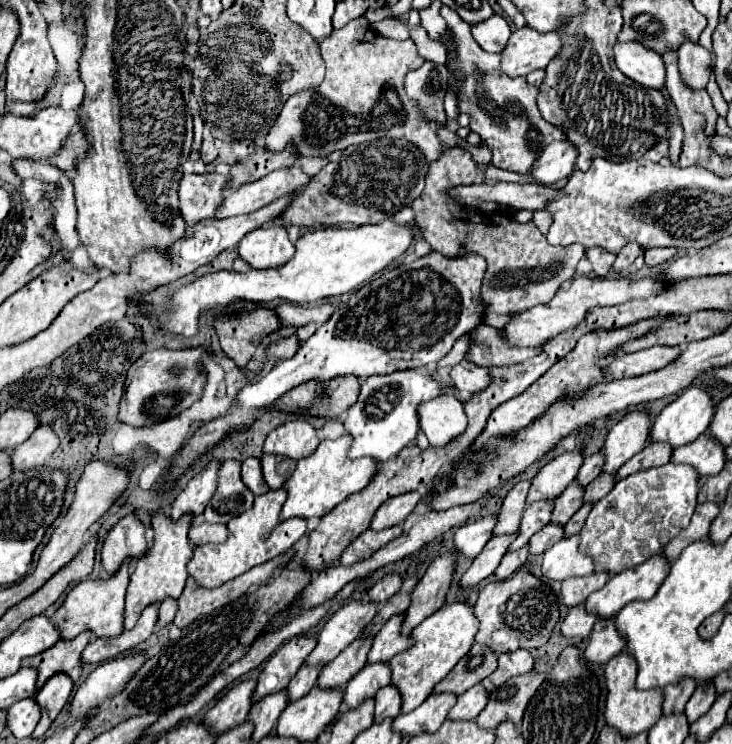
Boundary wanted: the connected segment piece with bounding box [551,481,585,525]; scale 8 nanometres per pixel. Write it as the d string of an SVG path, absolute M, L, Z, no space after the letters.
M571 481L567 485L567 489L557 497L551 521L559 523L559 525L565 525L579 511L579 507L583 505L583 493L585 493L585 489L575 485L575 481Z

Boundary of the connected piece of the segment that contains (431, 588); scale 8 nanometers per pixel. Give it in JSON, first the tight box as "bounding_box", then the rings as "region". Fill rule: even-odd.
{"bounding_box":[403,553,455,635],"region":[[[443,553],[439,555],[421,577],[417,587],[411,593],[411,607],[405,613],[403,621],[403,635],[409,635],[413,627],[417,627],[427,615],[433,615],[447,597],[455,573],[455,555]]]}

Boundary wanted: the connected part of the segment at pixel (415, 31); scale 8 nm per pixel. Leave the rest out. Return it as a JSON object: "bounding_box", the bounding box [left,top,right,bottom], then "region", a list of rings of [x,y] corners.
{"bounding_box":[411,27,447,63],"region":[[[413,27],[411,29],[411,39],[415,41],[415,45],[417,45],[419,53],[423,55],[423,59],[433,61],[433,63],[445,63],[447,61],[447,51],[445,51],[443,43],[431,41],[423,27]]]}

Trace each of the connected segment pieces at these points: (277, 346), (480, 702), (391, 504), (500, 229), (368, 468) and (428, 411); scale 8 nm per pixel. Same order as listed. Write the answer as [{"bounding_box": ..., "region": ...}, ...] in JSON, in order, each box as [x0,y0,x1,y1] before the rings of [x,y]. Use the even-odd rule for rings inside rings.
[{"bounding_box":[267,337,299,359],"region":[[[287,337],[283,341],[277,341],[273,343],[269,349],[267,349],[267,357],[275,357],[275,359],[283,359],[283,357],[291,357],[295,351],[299,349],[299,341],[297,337]]]},{"bounding_box":[449,683,489,721],"region":[[[477,683],[469,691],[457,697],[455,707],[449,711],[449,717],[459,719],[459,721],[473,721],[483,711],[487,701],[489,701],[487,689],[483,689],[483,685]]]},{"bounding_box":[371,491,421,529],"region":[[[417,491],[391,497],[377,509],[377,513],[371,521],[371,529],[387,529],[397,523],[403,523],[405,517],[415,509],[415,505],[419,501],[421,501],[421,495]]]},{"bounding_box":[413,149,585,315],"region":[[[445,149],[441,157],[431,163],[425,189],[413,201],[415,227],[421,231],[423,239],[445,257],[463,257],[465,253],[485,257],[487,273],[483,277],[481,297],[487,311],[517,315],[529,307],[551,301],[561,283],[573,279],[577,263],[585,257],[585,247],[549,245],[533,221],[517,223],[507,211],[485,213],[479,209],[459,209],[459,205],[447,205],[447,189],[473,183],[475,177],[471,175],[471,169],[475,169],[475,163],[463,149]]]},{"bounding_box":[281,435,377,521],"region":[[[343,435],[335,441],[321,441],[315,453],[309,457],[303,457],[297,463],[297,469],[293,475],[285,481],[285,491],[287,491],[287,501],[281,509],[281,521],[289,517],[301,517],[301,519],[311,519],[311,517],[323,517],[331,509],[335,509],[341,501],[345,501],[349,495],[357,493],[359,489],[365,489],[369,481],[373,479],[377,471],[377,463],[369,457],[363,459],[347,459],[347,451],[351,445],[351,437]]]},{"bounding_box":[419,393,467,447],"region":[[[441,393],[435,401],[425,401],[419,405],[419,427],[431,447],[445,447],[467,427],[461,401],[451,393]]]}]

